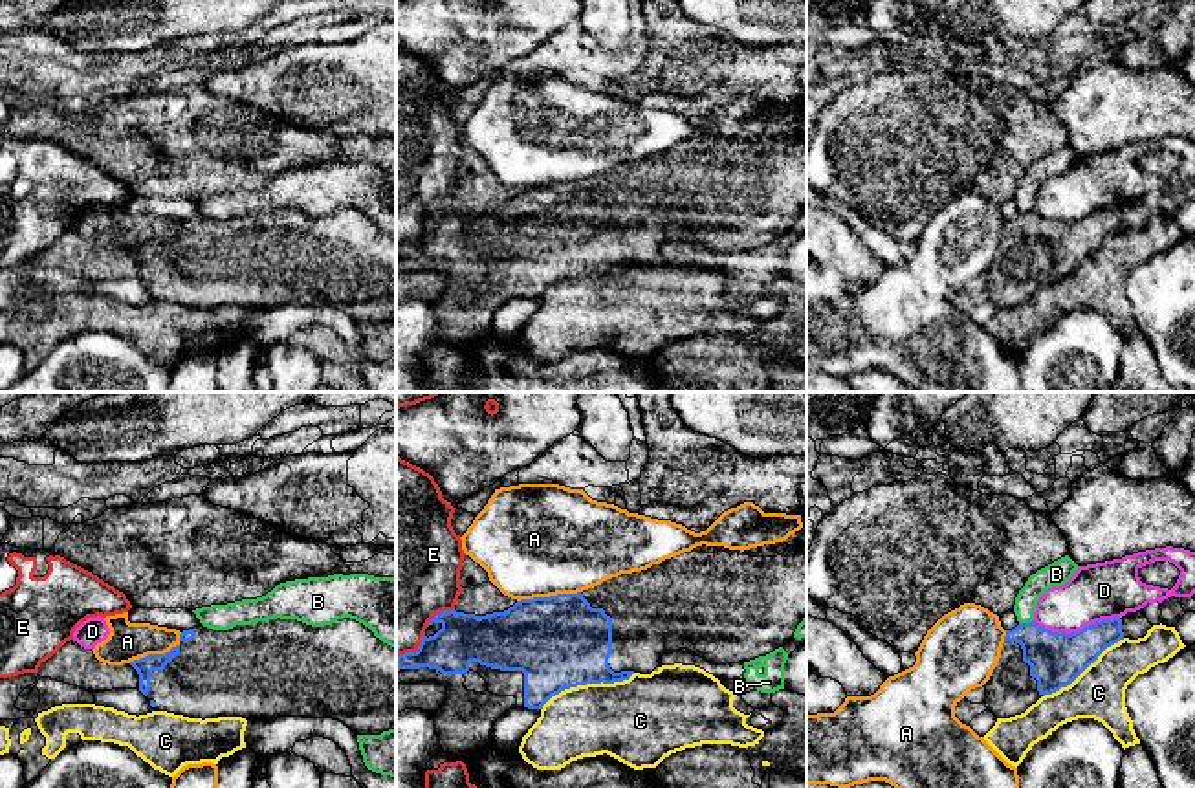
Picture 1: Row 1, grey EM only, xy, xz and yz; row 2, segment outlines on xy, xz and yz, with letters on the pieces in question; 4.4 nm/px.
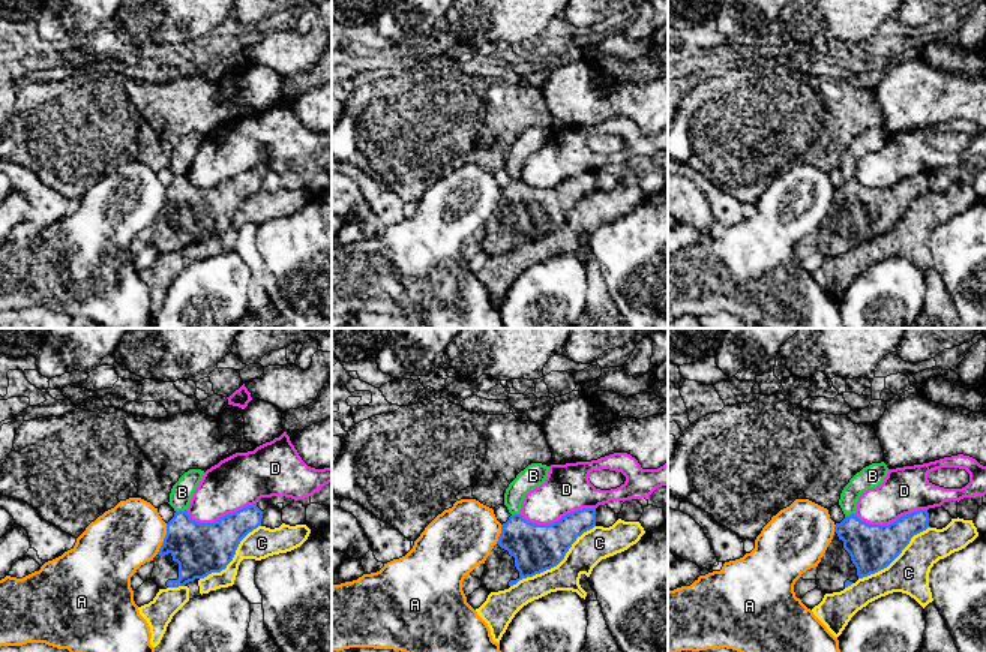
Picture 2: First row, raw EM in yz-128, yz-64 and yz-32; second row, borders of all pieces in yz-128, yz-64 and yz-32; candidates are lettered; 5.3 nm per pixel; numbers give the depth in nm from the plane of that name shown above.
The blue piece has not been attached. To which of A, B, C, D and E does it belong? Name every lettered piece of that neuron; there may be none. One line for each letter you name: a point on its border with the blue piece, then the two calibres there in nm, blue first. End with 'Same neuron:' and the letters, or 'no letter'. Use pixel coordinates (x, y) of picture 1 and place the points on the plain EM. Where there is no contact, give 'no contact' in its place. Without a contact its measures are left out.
Same neuron: no letter

